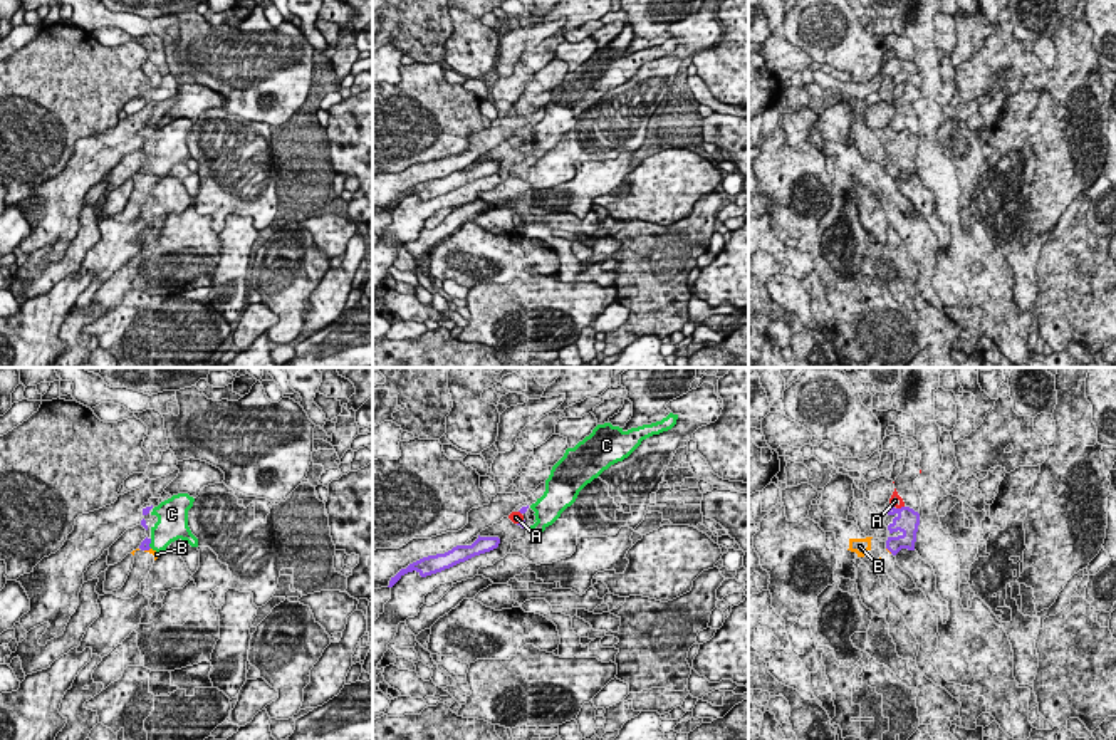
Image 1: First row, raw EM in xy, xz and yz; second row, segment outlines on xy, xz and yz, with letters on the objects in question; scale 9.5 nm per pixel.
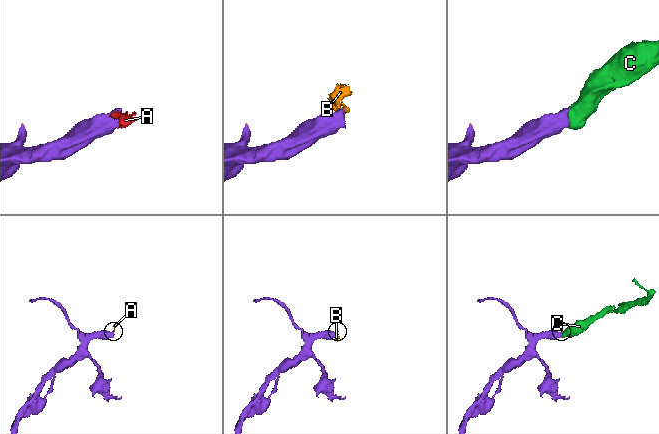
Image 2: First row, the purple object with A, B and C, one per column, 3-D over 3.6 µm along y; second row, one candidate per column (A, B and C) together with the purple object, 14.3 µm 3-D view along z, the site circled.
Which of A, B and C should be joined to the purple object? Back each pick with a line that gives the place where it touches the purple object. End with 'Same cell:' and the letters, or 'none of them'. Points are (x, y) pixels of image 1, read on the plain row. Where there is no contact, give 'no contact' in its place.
C: xy (150, 166)
Same cell: C

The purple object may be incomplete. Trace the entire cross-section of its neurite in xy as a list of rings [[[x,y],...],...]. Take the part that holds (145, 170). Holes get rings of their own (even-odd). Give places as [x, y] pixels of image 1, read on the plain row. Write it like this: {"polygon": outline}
{"polygon": [[[178,117],[154,131],[151,139],[156,139],[158,146],[151,151],[151,161],[146,161],[139,173],[161,176],[178,163],[198,171],[198,163],[188,151],[188,134],[193,131],[193,126],[195,122],[188,117]]]}

